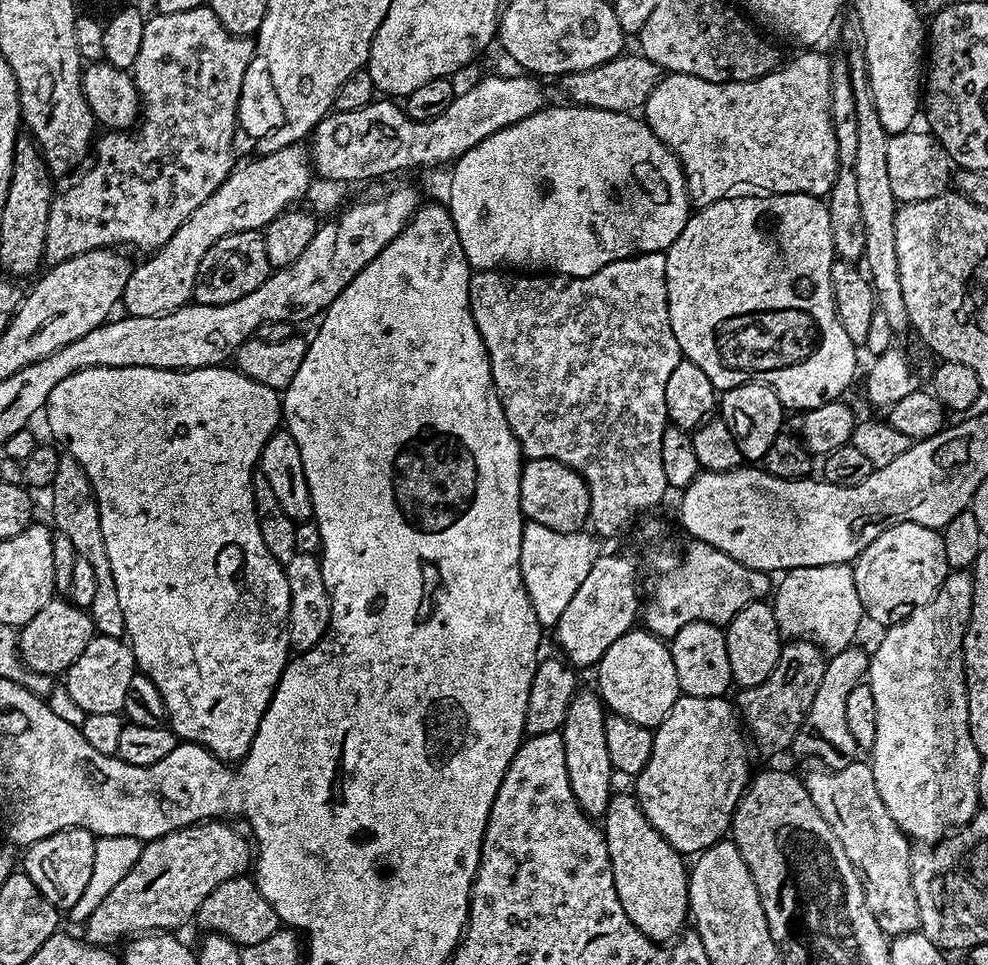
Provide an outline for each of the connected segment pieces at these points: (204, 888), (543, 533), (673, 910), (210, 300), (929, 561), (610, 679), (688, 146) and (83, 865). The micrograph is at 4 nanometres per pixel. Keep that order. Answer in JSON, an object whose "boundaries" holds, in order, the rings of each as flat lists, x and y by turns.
{"boundaries":[[[210,820,147,841,130,874,126,874,126,878,122,878,122,882,118,882,118,886,114,886,114,890,110,890,110,894,98,902,94,914,90,914,87,924,83,925,82,932,85,932,83,935,87,943,93,946,116,946,112,944,141,934,168,934,176,930,172,928,182,927,188,919,191,921,202,902,206,902,206,898,222,881,247,873,253,863,254,848,249,837,245,833,244,837,242,833,235,832,228,824,231,823]],[[527,521,522,530,522,554,520,569,522,582,526,586,526,594,530,594,530,606,534,606,534,614,541,626,554,626,562,615,562,610,570,603,570,598,577,593,578,586,585,581,595,560,602,554,601,541,594,538,593,533,581,530,576,533,558,533,539,522]],[[620,794,613,795,612,799,608,801,608,808,605,810,602,817,602,831,604,833,604,841,608,847,610,854,610,862,612,863,612,886,615,888,618,898,622,902,622,910,626,910,626,918,630,918,630,922,634,922,634,926,638,926,638,930,646,938,655,940,657,942,672,942,681,935,682,929,685,927,684,919,687,921,690,916,690,909,688,907,688,874,689,869,684,868,685,857,674,850,674,846,670,846,670,842,666,842,666,838,662,838,662,834,658,834,658,830,654,830,654,826,650,826,650,822,646,818,646,814,642,814,640,805,636,803,635,795,628,794,628,796,620,796]],[[259,231,230,234,206,250,206,258,202,258,198,266,195,303,218,306,226,302,238,302,238,298,246,298,246,294,258,290,258,286,266,282,272,271,272,263,266,256,266,242]],[[905,520,878,534,852,564,854,587,858,589,858,602,862,602,865,617,883,626,896,624,913,608,933,600,949,571,943,535,937,529]],[[647,630,639,631,625,633,602,654,594,668,595,687,600,699,615,715,654,730,666,714,670,714,670,706,674,706,682,693,678,674,674,670,671,647,661,637,653,636]],[[804,50,801,56,796,56,792,61,785,63,775,72,759,76,757,80,746,82,729,82,719,84,718,82,706,82,702,78,694,78,690,74,681,72,670,72,661,75,658,86,650,94,650,98,642,109,643,119,656,137,668,146,668,149,676,155,680,168,684,172,684,178,688,181,688,198,693,205,703,206,713,204,715,200,722,200,733,191,735,184,749,184,749,189,759,190,764,194,775,194,777,192,801,192,807,196,827,197,828,191,834,186,836,172,840,168,838,162,838,142,834,138,834,126,830,118,830,70,832,60,824,57,820,50]],[[84,828,58,830,38,842,27,845,22,871,38,886,38,890,58,910,67,910,82,898,82,890,90,882,94,870,94,846,97,837]]]}

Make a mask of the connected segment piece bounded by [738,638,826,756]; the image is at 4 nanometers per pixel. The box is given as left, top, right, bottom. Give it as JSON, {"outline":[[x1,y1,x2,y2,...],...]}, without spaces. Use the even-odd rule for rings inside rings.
{"outline":[[807,638,789,639,781,647,778,662,774,670,770,670,770,678,739,693,738,712,751,743,752,740,756,743,758,751,772,756,775,752,787,753,791,749,794,738,806,718,806,710,810,710,810,702,814,702,814,693,822,683,825,663,826,656,820,645]]}

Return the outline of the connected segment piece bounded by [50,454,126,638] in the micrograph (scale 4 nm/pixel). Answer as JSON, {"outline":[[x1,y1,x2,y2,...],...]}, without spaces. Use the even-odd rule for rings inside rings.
{"outline":[[61,455,58,474,54,474,50,495,52,516,56,519,55,531,66,534,66,538,74,542,77,556,86,558,86,562,90,562,91,568,94,569,94,602,90,602,86,610,94,622,97,633,102,636,123,637,126,633,126,618,122,614,122,605,118,603,118,586,114,583,114,570,110,570,106,541,102,539,102,518,98,502,90,478,86,478,86,470,82,470,82,466,74,457]]}

